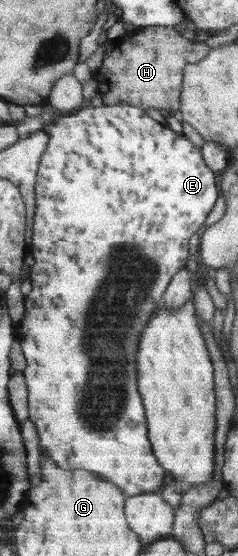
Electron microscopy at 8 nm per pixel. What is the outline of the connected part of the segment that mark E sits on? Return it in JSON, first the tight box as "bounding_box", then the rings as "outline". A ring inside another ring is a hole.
{"bounding_box":[17,104,222,497],"outline":[[[129,104],[103,105],[101,107],[90,105],[71,115],[59,114],[47,132],[50,134],[51,140],[38,169],[36,192],[39,199],[36,199],[36,203],[39,203],[39,207],[37,207],[37,215],[34,219],[33,243],[29,244],[29,253],[33,253],[32,257],[34,258],[34,264],[30,268],[33,289],[26,295],[26,317],[17,325],[17,339],[21,341],[24,356],[28,361],[24,376],[30,390],[30,421],[36,426],[39,450],[44,455],[51,457],[63,469],[71,469],[71,467],[86,469],[96,473],[105,481],[115,483],[127,497],[145,493],[161,493],[165,489],[163,479],[167,475],[167,470],[159,463],[158,457],[154,454],[146,407],[143,407],[143,399],[139,395],[139,385],[137,385],[137,381],[139,381],[139,375],[137,375],[139,341],[142,341],[141,335],[143,335],[145,327],[161,306],[169,283],[175,278],[176,273],[186,267],[185,263],[189,259],[189,239],[199,231],[201,225],[206,223],[210,213],[214,211],[215,204],[222,196],[217,187],[217,175],[206,164],[202,149],[197,149],[182,133],[179,135],[168,126],[149,117],[147,110],[141,109],[141,107]],[[147,269],[151,269],[153,275],[147,275]],[[117,295],[127,297],[123,301],[123,307],[127,307],[131,311],[121,311],[121,305],[117,305],[119,303]]]}

